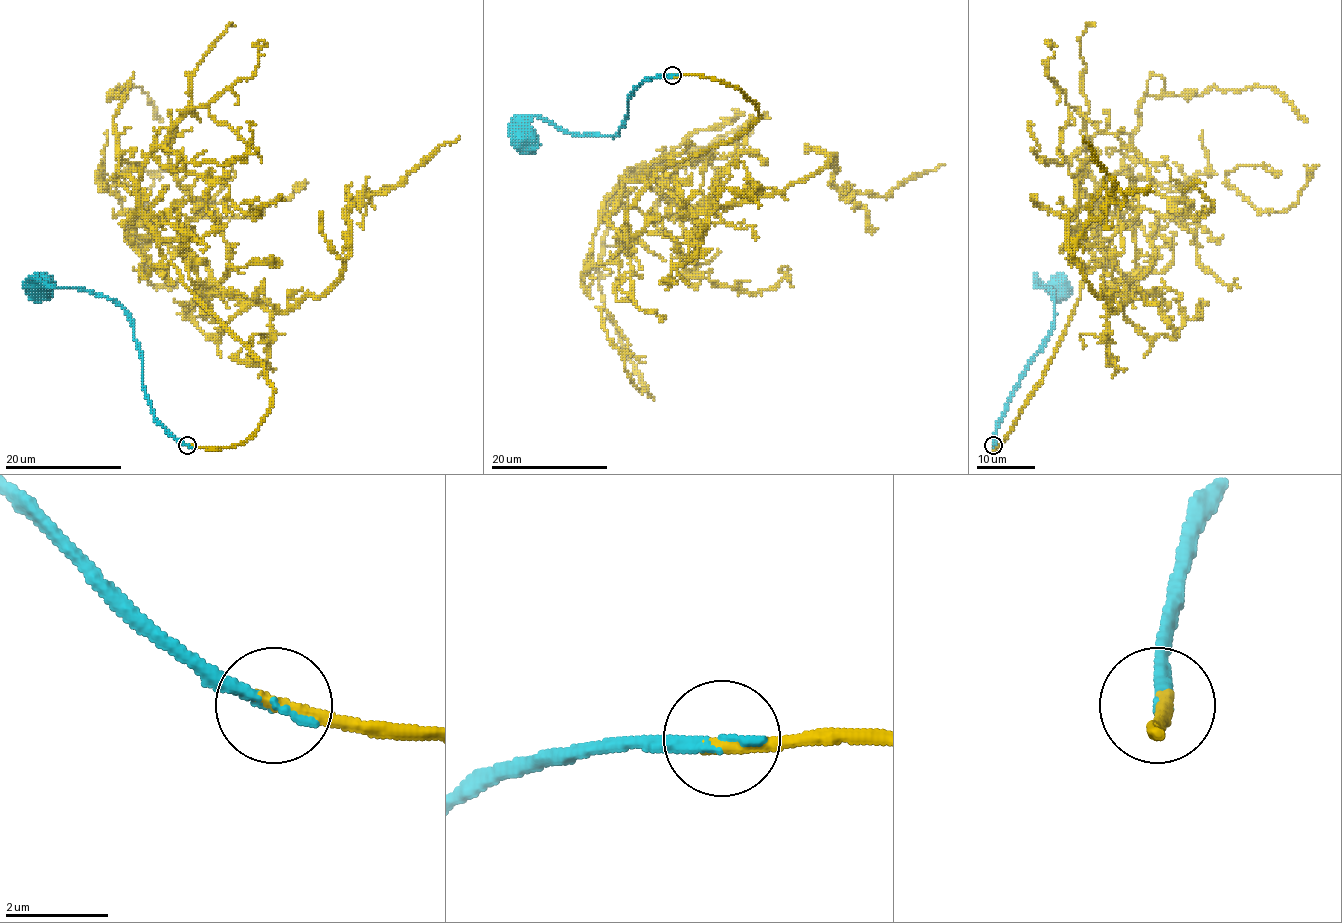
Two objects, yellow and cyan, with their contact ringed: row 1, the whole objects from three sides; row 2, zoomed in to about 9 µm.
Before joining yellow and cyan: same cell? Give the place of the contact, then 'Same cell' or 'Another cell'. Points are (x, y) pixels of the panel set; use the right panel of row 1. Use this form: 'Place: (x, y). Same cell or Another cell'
Place: (993, 445). Same cell

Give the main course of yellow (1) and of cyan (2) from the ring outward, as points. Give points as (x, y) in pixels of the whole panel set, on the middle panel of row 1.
1: (672, 75), (759, 116), (644, 178), (692, 210), (833, 155), (830, 184), (886, 196), (945, 164)
2: (672, 75), (650, 77), (628, 97), (628, 111), (617, 135), (577, 135), (532, 116), (526, 125), (529, 138)

